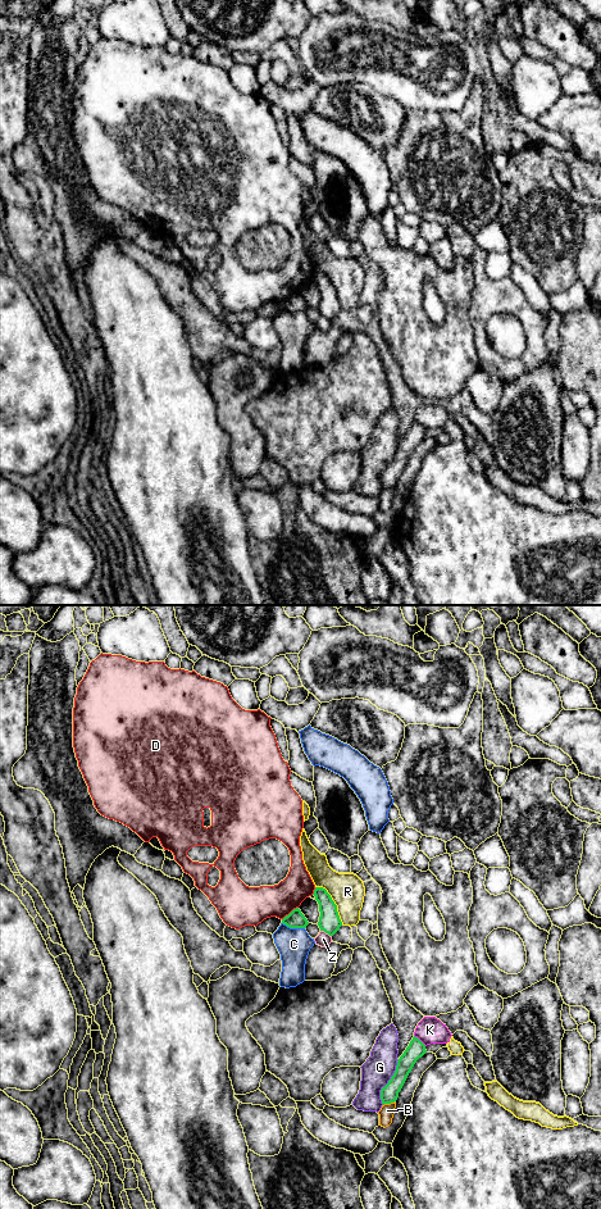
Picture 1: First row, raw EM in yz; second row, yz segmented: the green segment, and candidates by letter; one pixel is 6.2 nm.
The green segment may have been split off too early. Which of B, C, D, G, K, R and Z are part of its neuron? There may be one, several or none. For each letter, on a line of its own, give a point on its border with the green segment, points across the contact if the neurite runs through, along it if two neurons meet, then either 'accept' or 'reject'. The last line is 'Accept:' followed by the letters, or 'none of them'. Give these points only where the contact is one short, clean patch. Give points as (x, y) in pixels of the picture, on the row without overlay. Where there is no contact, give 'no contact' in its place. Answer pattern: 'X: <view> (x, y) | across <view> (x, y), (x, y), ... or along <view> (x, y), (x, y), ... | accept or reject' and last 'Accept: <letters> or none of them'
B: yz (388, 487) | along yz (394, 486), (383, 490) | reject
C: yz (294, 312) | reject
D: yz (291, 296) | reject
G: yz (388, 467) | reject
K: yz (419, 425) | reject
R: yz (333, 286) | reject
Z: yz (326, 317) | reject
Accept: none of them

